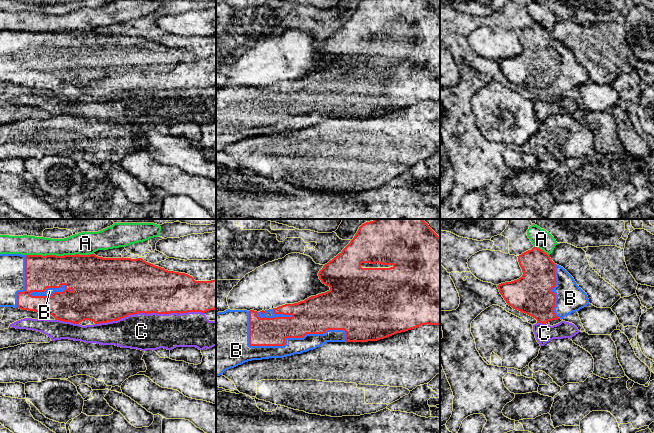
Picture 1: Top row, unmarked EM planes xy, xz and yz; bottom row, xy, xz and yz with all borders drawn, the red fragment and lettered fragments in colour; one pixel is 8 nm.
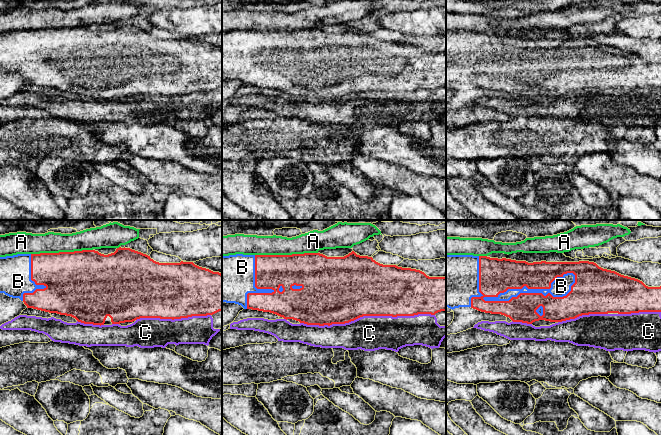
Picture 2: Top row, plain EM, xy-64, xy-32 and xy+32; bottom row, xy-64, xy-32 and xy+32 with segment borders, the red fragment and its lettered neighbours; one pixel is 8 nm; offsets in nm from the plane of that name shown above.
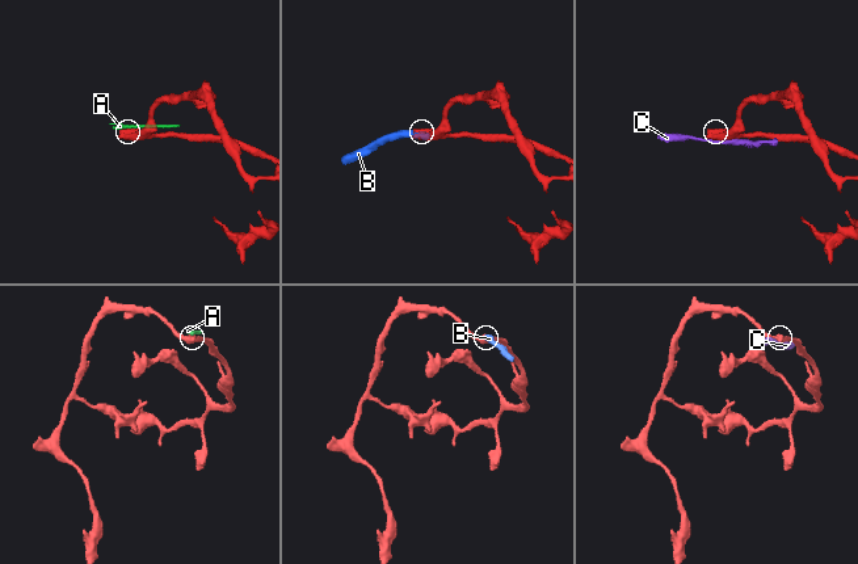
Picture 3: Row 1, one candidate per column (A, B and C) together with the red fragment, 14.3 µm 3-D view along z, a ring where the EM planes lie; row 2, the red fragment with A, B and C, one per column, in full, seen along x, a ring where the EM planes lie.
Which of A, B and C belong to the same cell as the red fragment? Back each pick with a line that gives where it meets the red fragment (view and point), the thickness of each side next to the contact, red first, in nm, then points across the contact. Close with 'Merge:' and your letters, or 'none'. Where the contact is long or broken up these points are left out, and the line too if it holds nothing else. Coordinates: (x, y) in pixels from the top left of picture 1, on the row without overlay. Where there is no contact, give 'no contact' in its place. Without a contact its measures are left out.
B: contact xz (284, 117); calibres 240 and 130 nm
Merge: B

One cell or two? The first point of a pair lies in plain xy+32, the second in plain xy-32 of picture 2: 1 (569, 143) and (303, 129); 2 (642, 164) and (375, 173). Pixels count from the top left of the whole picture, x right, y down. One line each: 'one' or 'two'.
1: one
2: two

